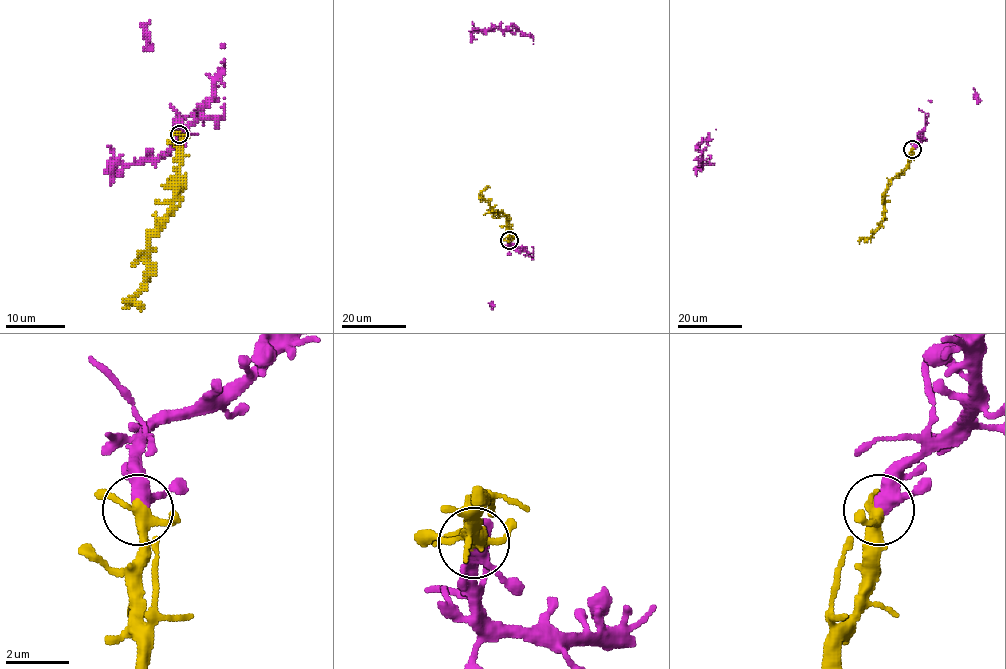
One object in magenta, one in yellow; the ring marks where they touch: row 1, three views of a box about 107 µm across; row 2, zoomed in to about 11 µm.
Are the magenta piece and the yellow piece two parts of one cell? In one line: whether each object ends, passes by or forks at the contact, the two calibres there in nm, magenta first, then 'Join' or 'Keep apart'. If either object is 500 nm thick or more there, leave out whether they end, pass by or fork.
At the ring magenta passes by. At the ring yellow forks. Thickness 360 nm (magenta) against 280 nm. Join

